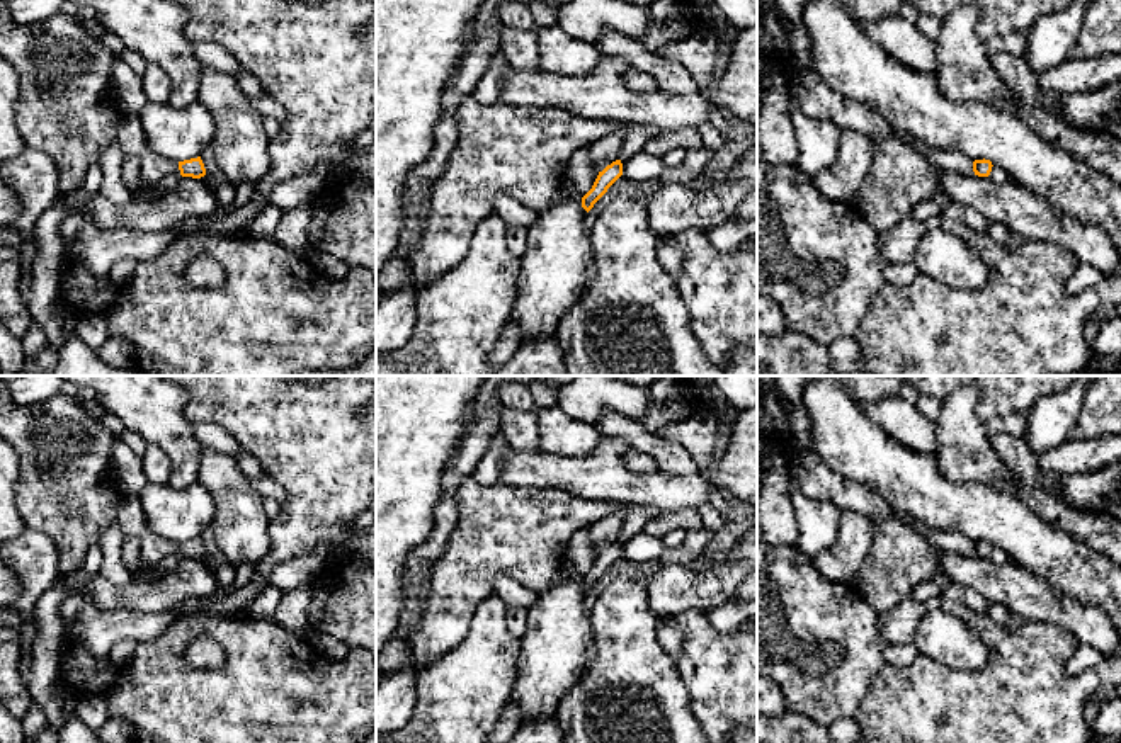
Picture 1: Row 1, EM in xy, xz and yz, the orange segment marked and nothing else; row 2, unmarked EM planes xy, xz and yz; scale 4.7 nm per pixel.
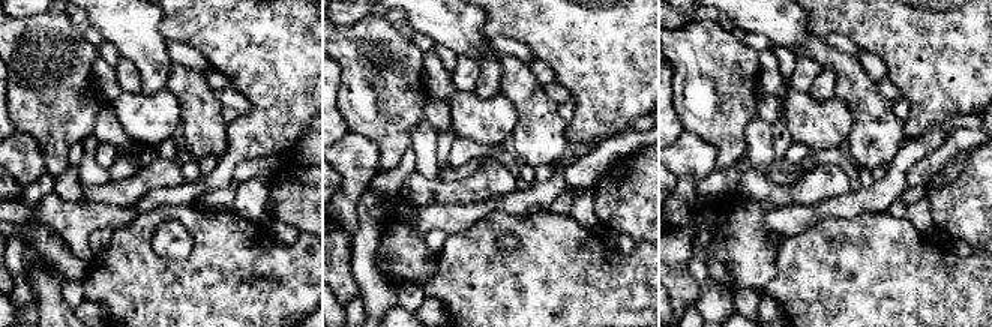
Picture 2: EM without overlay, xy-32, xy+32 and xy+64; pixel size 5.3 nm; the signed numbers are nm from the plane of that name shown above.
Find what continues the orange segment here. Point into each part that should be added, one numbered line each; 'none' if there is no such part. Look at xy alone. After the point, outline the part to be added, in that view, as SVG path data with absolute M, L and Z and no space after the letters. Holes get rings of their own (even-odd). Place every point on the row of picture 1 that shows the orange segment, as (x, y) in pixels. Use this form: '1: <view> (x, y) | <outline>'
1: xy (130, 133) | M126 114L116 124L117 145L124 153L126 162L133 156L139 158L141 185L155 185L158 179L180 173L179 162L155 155L143 136L143 128L138 114Z

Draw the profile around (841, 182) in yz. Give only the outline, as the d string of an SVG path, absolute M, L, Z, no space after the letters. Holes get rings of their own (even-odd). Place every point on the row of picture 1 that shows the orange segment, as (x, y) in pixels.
M859 131L840 133L835 162L813 177L817 189L828 199L854 204L859 187L873 163L874 139Z

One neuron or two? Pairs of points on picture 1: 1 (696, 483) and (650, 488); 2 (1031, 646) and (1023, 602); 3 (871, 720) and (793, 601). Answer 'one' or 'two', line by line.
1: one
2: two
3: two

